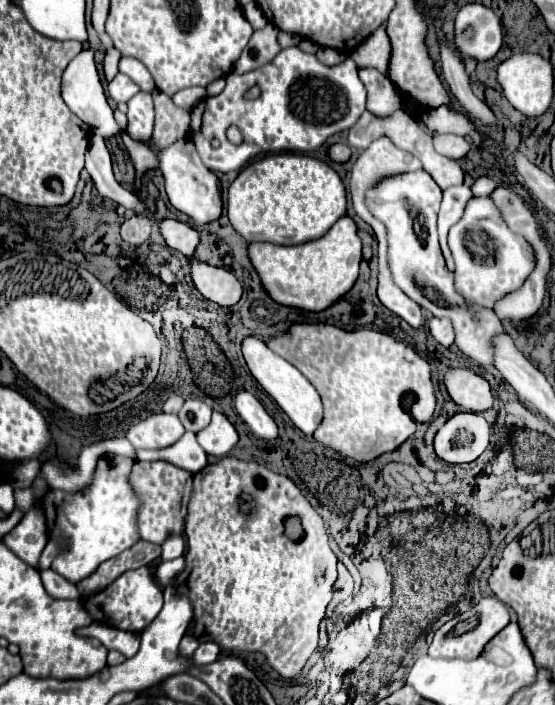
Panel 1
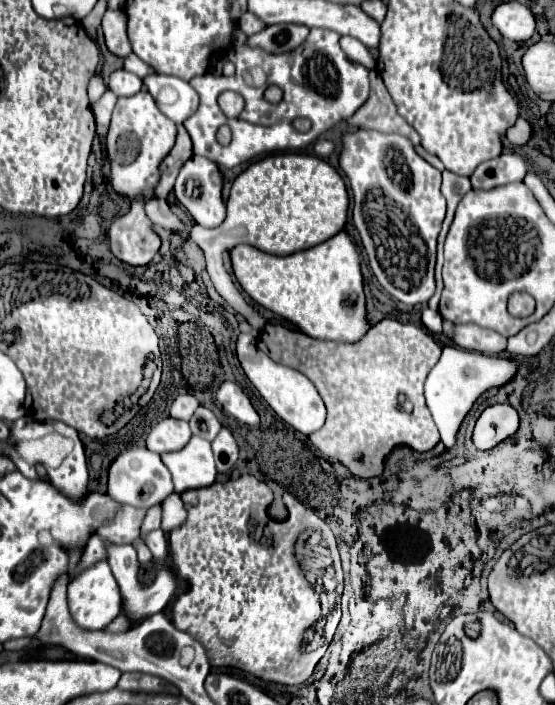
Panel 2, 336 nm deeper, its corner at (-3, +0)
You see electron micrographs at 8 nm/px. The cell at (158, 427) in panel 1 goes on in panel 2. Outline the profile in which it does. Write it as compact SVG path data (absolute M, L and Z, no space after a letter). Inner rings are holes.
M165 418L149 432L147 448L157 454L175 452L175 450L181 450L189 440L191 440L191 430L187 422Z

